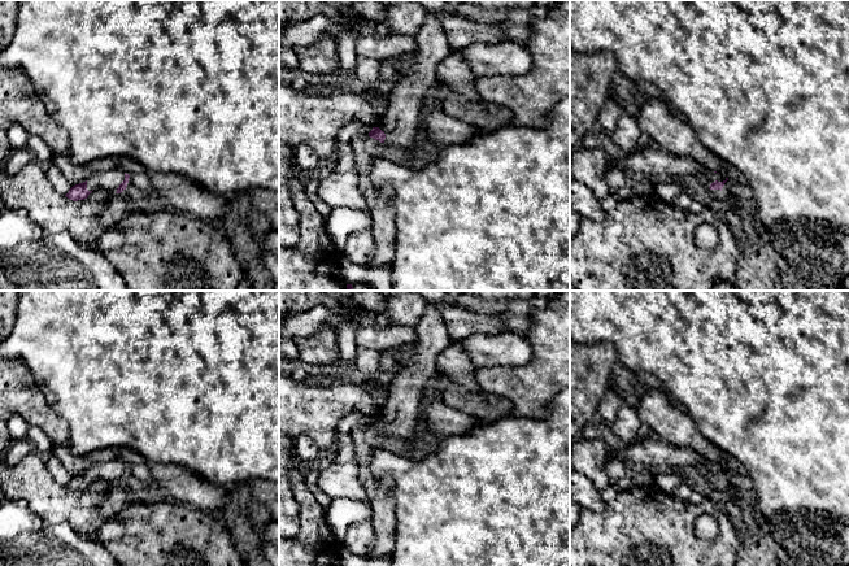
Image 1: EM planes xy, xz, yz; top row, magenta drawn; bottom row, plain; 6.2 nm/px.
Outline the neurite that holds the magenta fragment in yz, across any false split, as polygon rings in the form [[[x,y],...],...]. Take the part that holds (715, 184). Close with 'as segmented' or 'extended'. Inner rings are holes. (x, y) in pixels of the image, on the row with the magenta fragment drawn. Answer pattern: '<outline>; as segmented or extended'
[[[656,145],[624,158],[609,160],[606,171],[611,167],[619,169],[635,179],[671,175],[682,182],[704,182],[710,190],[720,191],[728,180],[724,175],[710,171],[688,157],[672,156]]]; extended

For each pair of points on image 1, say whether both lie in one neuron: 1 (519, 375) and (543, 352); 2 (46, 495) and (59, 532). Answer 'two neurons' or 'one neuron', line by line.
1: one neuron
2: two neurons

